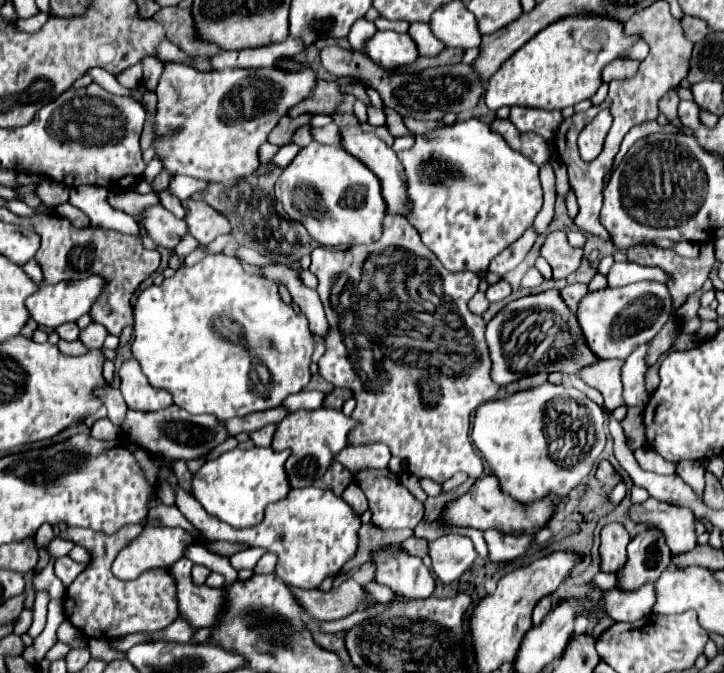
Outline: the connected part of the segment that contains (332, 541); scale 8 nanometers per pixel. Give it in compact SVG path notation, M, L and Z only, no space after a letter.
M166 466L160 470L160 478L158 478L158 484L164 484L164 482L172 486L172 490L176 494L178 510L194 524L194 528L198 532L202 532L206 536L208 542L218 542L218 540L224 540L224 542L244 542L248 546L260 546L260 548L266 548L268 552L274 552L278 556L278 564L276 564L276 572L274 574L276 574L276 578L280 578L288 586L304 588L304 590L318 588L320 582L326 576L336 576L342 570L342 566L356 554L358 530L362 526L360 524L360 516L356 516L356 512L342 498L334 496L328 490L318 490L314 486L302 488L302 490L290 490L288 498L268 506L268 510L264 512L264 522L260 522L260 526L252 526L248 530L232 530L232 526L224 526L224 522L212 518L204 508L200 508L200 502L196 502L196 498L192 498L190 492L186 492L184 488L178 486L178 480L176 480L174 472L170 468L166 468Z

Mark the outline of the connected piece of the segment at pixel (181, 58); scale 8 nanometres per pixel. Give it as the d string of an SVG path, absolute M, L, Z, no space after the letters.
M164 40L160 46L158 46L158 56L160 56L160 60L176 60L176 62L186 62L186 60L192 60L188 54L184 54L184 52L180 52L172 42L168 42L168 40Z

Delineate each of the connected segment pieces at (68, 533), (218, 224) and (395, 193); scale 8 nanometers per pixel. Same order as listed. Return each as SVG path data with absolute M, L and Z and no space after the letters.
M124 526L114 536L84 528L66 528L58 534L58 538L73 541L90 552L90 562L86 570L82 570L76 576L76 580L66 590L66 598L64 598L66 618L88 638L112 640L136 632L154 634L164 630L170 622L174 622L178 614L176 580L172 578L170 570L146 570L146 574L140 574L140 578L130 582L122 582L114 578L114 574L110 574L110 566L116 554L124 548L124 544L134 540L140 532L142 526Z
M190 198L190 200L182 202L182 206L186 210L184 220L188 222L188 234L192 238L196 238L200 242L200 246L206 246L216 236L230 232L228 220L220 212L210 208L204 200L192 200Z
M340 126L340 138L342 138L342 148L348 154L354 154L362 164L366 164L378 178L382 184L382 196L388 204L390 212L396 214L404 214L408 210L408 198L406 198L406 174L404 168L400 166L400 160L396 156L396 152L386 146L374 132L362 130L360 126Z

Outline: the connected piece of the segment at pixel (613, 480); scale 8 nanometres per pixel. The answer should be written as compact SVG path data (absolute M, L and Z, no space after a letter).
M602 460L602 462L600 462L600 466L598 466L598 470L596 470L596 478L598 478L602 484L610 486L610 488L614 488L614 486L622 480L620 474L612 468L612 464L610 464L608 460Z

